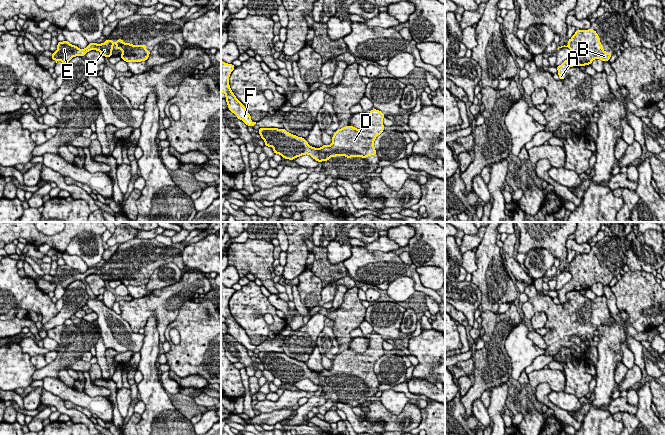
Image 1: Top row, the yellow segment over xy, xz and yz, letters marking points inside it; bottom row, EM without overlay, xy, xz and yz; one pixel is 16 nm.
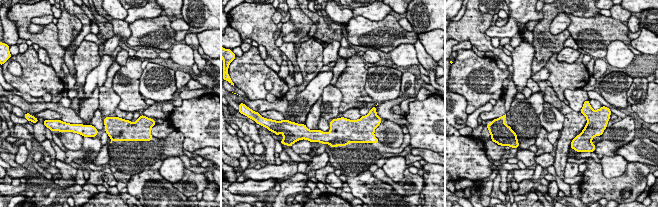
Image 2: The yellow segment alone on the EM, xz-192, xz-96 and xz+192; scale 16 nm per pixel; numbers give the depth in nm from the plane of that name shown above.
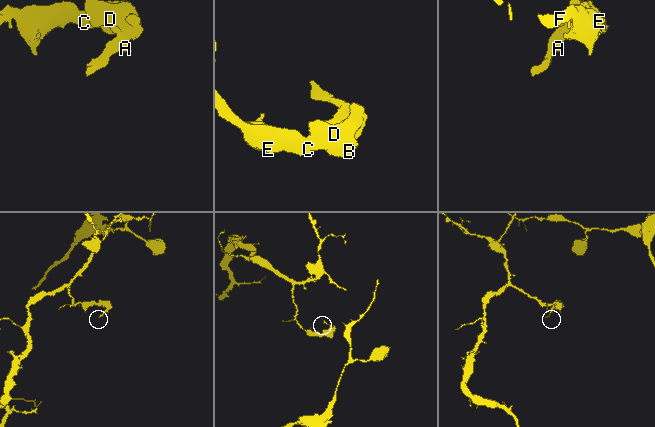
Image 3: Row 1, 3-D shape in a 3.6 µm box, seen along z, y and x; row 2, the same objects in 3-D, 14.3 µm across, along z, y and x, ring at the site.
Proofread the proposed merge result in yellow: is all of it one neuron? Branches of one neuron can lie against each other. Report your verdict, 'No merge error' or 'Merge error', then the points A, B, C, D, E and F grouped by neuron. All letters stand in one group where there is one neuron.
No merge error. Groups: A B C D E F

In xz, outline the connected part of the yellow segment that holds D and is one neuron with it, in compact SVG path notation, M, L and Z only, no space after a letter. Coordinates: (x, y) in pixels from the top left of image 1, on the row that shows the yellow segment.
M372 109L369 112L370 120L365 128L356 129L353 126L344 126L338 129L332 136L332 143L321 148L315 148L308 144L306 139L287 132L284 128L259 128L259 134L265 141L264 145L273 147L275 154L284 159L294 160L297 157L308 154L318 162L328 161L330 157L346 156L367 158L369 155L377 155L374 148L375 138L384 131L383 118L385 116L379 110Z

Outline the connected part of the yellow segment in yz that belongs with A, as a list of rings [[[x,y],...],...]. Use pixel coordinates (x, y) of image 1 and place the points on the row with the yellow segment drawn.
[[[591,28],[588,30],[580,30],[580,29],[576,30],[572,38],[568,40],[568,45],[567,46],[564,45],[559,48],[562,47],[569,48],[572,51],[572,54],[560,66],[556,67],[558,70],[560,80],[564,80],[565,71],[572,66],[580,67],[590,65],[594,59],[601,59],[603,62],[605,62],[609,61],[610,57],[612,56],[612,53],[608,53],[603,50],[598,33]]]

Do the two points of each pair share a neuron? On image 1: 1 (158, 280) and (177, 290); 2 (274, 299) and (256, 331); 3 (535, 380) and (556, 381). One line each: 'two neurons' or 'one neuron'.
1: two neurons
2: two neurons
3: one neuron

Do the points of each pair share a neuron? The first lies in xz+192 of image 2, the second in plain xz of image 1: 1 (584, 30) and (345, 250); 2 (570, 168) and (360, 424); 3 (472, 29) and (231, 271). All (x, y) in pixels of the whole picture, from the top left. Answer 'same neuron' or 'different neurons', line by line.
1: different neurons
2: same neuron
3: different neurons

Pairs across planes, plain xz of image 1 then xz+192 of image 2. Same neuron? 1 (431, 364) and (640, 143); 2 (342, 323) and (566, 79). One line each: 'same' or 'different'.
1: different
2: same

